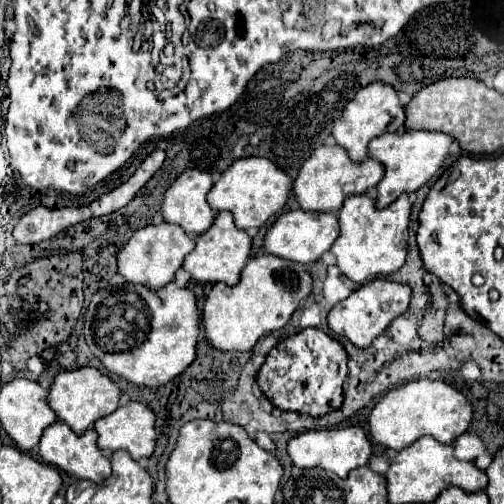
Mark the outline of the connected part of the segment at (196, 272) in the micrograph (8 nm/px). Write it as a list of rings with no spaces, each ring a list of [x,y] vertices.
[[[218,213],[212,227],[208,231],[204,231],[202,235],[198,235],[196,247],[190,255],[186,255],[182,269],[186,269],[192,275],[192,279],[200,281],[200,283],[222,281],[222,283],[234,285],[234,283],[238,283],[238,275],[240,275],[242,267],[246,265],[246,259],[250,255],[250,245],[252,245],[252,239],[248,237],[246,231],[242,231],[234,225],[232,215]]]

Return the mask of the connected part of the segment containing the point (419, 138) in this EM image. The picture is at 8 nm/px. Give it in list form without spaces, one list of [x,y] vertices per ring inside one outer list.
[[[404,131],[376,137],[368,145],[368,155],[384,167],[384,177],[376,185],[376,207],[384,209],[402,193],[414,193],[438,171],[444,157],[448,155],[452,137],[434,131]]]

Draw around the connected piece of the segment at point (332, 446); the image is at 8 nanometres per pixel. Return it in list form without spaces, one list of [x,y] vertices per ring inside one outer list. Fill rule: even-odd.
[[[342,427],[342,429],[312,429],[304,431],[288,441],[288,455],[292,463],[300,469],[318,467],[324,471],[332,471],[338,477],[346,477],[352,469],[366,465],[372,453],[372,443],[368,435],[360,427]]]

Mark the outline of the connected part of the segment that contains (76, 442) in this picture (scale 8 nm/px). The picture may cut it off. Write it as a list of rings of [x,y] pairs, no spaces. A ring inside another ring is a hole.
[[[52,423],[50,427],[44,429],[42,437],[40,437],[40,457],[44,463],[68,473],[68,475],[74,475],[78,479],[88,479],[88,481],[94,481],[94,483],[102,483],[104,479],[108,479],[108,473],[110,473],[110,463],[108,463],[108,457],[96,447],[96,431],[94,429],[86,429],[82,435],[76,435],[72,431],[68,431],[66,423]]]

